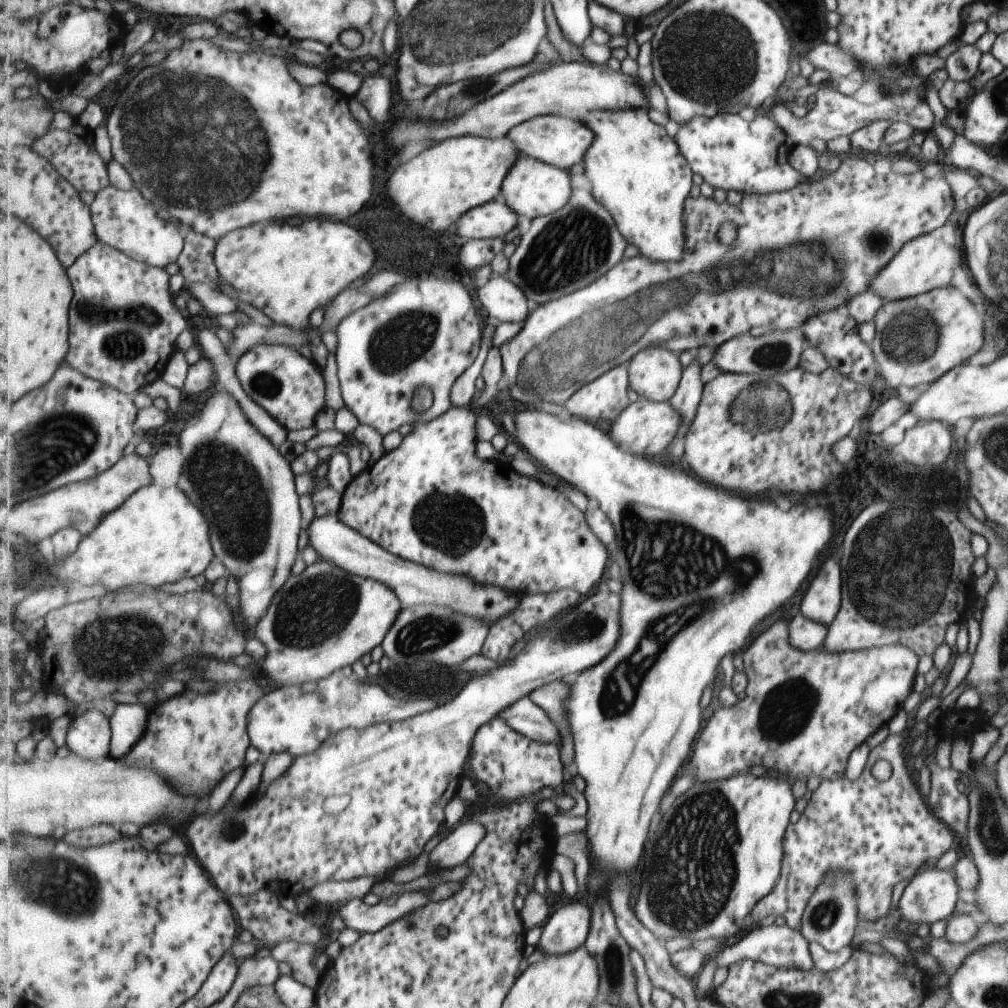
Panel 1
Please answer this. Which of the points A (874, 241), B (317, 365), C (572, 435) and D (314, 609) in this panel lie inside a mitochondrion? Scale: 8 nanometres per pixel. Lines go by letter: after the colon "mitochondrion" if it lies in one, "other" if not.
A: mitochondrion
B: other
C: other
D: mitochondrion

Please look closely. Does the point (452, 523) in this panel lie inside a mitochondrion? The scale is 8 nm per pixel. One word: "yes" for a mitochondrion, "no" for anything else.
yes

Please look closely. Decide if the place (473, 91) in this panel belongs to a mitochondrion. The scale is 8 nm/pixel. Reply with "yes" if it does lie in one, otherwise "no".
yes

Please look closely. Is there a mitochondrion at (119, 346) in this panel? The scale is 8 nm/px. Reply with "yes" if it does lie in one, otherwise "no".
yes

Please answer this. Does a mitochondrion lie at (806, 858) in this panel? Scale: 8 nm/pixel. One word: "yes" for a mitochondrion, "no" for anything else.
no

